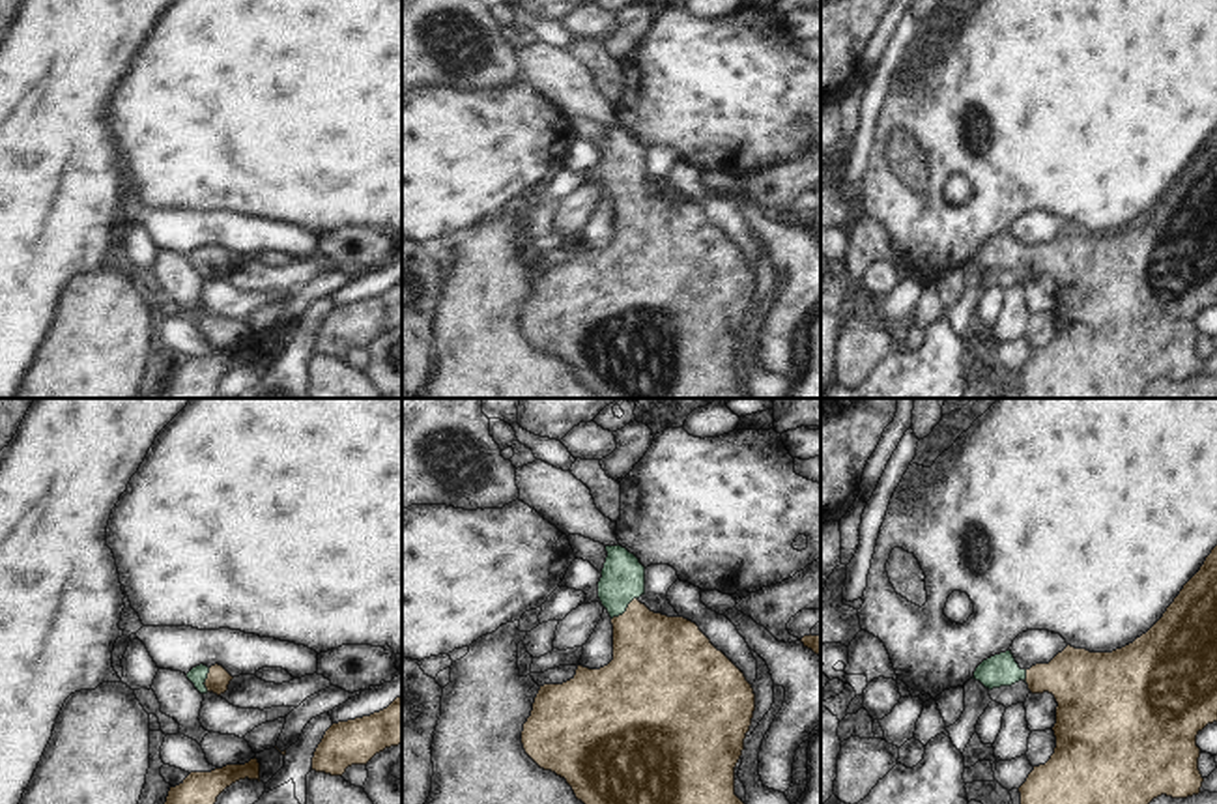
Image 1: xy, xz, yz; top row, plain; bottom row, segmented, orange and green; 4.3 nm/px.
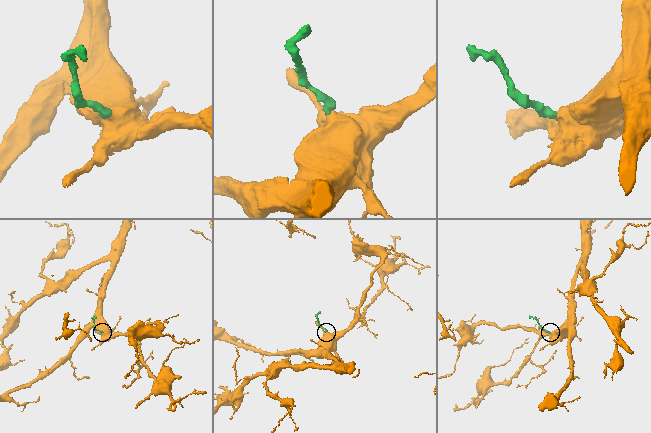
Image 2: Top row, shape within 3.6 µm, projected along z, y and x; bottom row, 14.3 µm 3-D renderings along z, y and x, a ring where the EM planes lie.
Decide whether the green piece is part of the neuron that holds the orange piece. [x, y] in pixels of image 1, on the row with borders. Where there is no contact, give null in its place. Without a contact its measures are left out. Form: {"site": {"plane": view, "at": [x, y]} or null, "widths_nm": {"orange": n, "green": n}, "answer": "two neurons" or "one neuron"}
{"site": {"plane": "xz", "at": [627, 610]}, "widths_nm": {"orange": 380, "green": 190}, "answer": "one neuron"}

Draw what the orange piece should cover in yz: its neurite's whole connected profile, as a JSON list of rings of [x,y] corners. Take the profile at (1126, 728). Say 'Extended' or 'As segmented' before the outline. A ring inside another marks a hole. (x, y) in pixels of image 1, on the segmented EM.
Extended. [[[1217,546],[1206,557],[1200,570],[1183,585],[1174,602],[1167,608],[1163,617],[1133,643],[1116,649],[1112,653],[1090,653],[1086,649],[1075,649],[1067,645],[1058,653],[1049,664],[1036,664],[1030,669],[1021,669],[1015,662],[1011,651],[995,654],[983,660],[974,677],[985,688],[1011,686],[1019,681],[1028,684],[1032,694],[1049,692],[1054,696],[1056,707],[1056,724],[1052,727],[1056,737],[1056,748],[1051,759],[1045,765],[1034,767],[1026,782],[1019,787],[1021,804],[1150,804],[1153,798],[1167,795],[1172,798],[1187,798],[1200,793],[1202,774],[1198,770],[1200,748],[1196,746],[1196,735],[1208,725],[1217,722]]]

